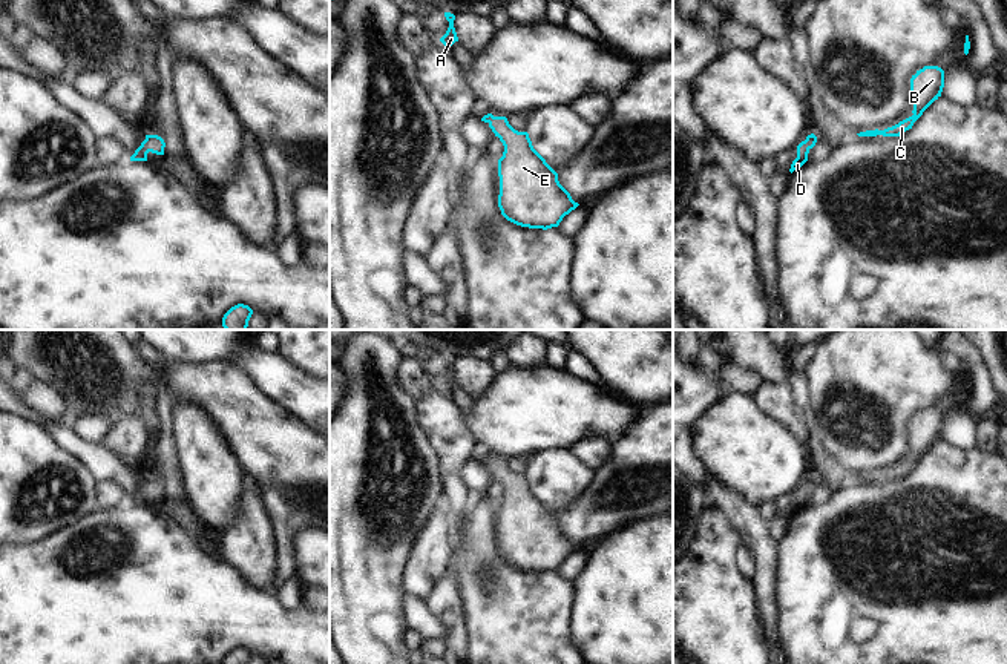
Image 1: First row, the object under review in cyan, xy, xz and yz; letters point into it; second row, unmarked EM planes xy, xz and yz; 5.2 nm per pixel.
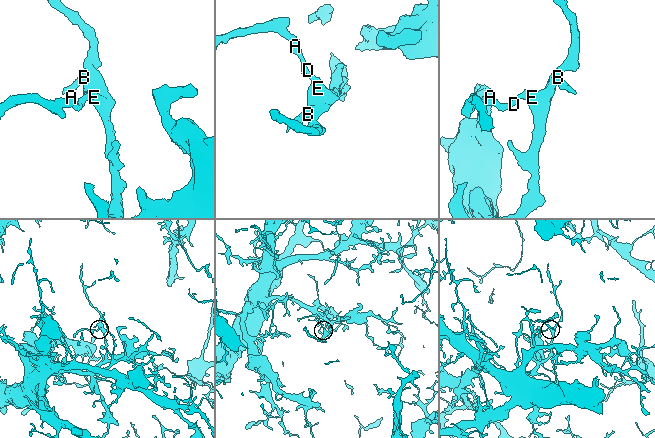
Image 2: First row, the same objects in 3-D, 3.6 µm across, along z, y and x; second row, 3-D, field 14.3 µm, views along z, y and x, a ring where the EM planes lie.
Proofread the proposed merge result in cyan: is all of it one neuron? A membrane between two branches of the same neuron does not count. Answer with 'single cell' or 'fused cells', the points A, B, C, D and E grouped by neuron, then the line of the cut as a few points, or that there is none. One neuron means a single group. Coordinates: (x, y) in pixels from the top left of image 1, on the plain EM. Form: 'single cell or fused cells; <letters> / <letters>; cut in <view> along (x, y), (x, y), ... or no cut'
single cell; A B C D E; no cut

